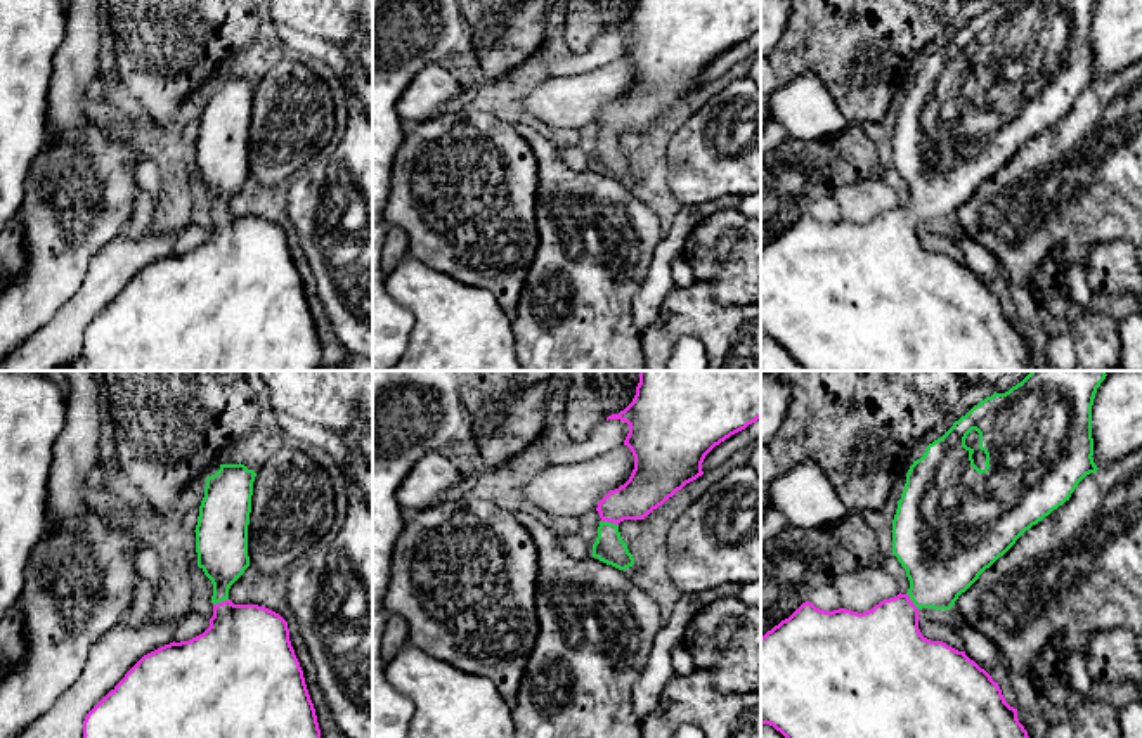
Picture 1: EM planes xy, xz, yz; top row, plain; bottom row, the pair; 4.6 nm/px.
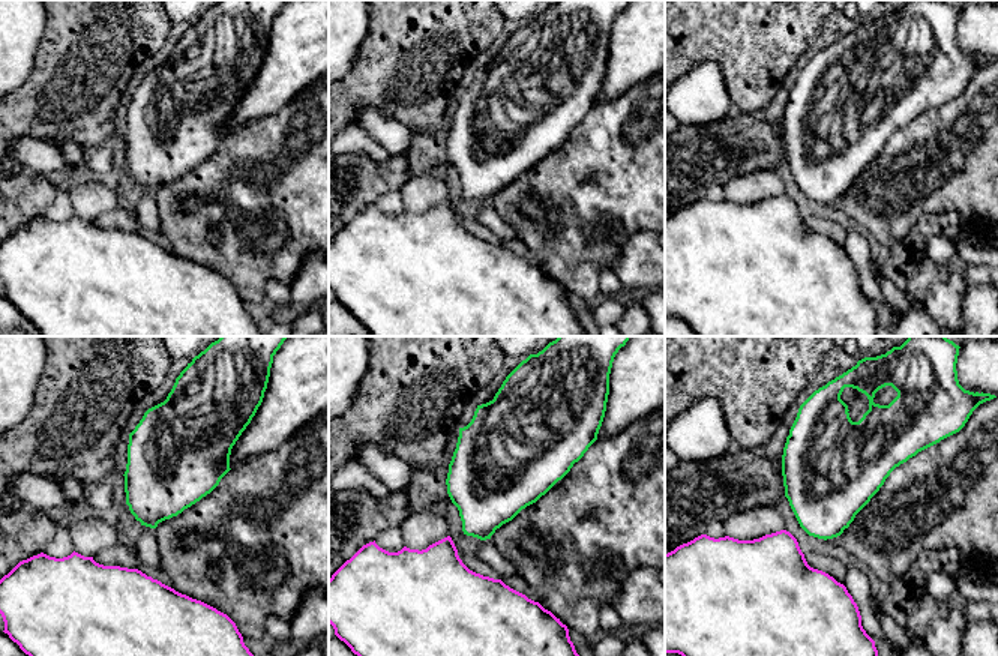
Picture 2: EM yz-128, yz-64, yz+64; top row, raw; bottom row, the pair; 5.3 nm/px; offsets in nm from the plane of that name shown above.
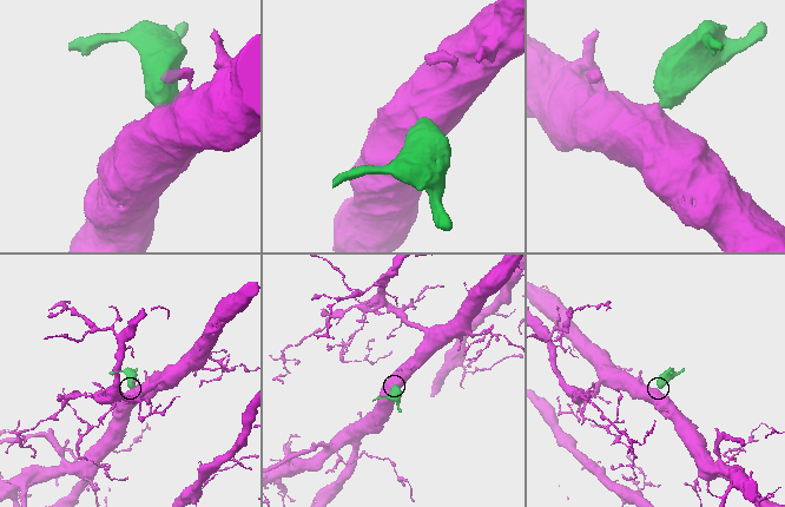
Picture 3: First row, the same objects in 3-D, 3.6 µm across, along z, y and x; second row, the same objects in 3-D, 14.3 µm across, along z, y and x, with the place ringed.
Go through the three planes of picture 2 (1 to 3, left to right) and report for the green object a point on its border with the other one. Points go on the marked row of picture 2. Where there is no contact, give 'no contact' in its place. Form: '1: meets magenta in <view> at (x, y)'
1: no contact
2: no contact
3: no contact

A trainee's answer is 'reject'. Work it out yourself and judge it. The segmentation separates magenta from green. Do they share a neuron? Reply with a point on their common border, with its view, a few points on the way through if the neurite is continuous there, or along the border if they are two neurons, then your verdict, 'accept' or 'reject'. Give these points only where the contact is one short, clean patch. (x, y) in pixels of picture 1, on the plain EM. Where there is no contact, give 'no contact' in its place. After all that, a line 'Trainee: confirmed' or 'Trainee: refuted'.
contact xz (610, 134); way xz (650, 97), (610, 134), (609, 160); accept
Trainee: refuted

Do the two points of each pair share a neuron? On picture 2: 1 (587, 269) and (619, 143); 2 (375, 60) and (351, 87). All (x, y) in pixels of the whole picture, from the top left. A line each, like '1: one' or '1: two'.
1: one
2: one

